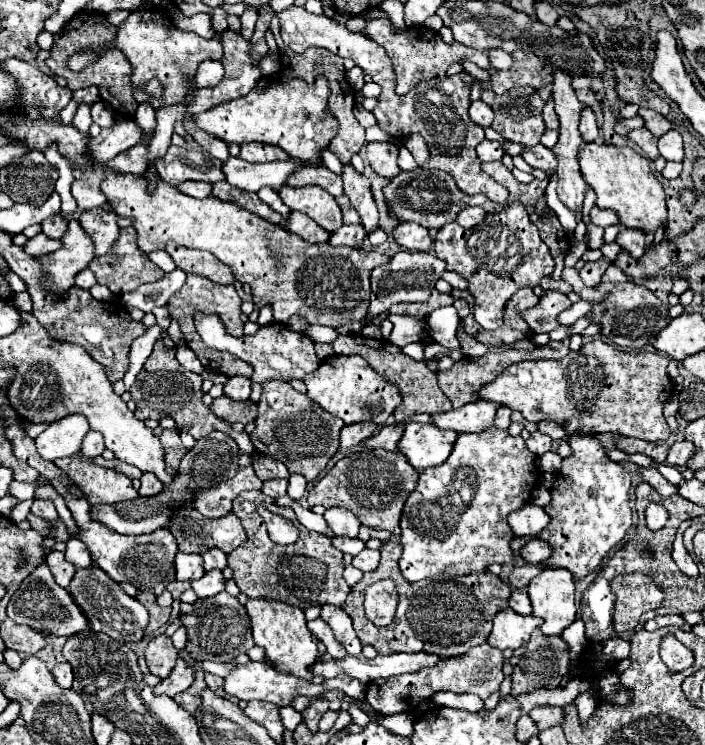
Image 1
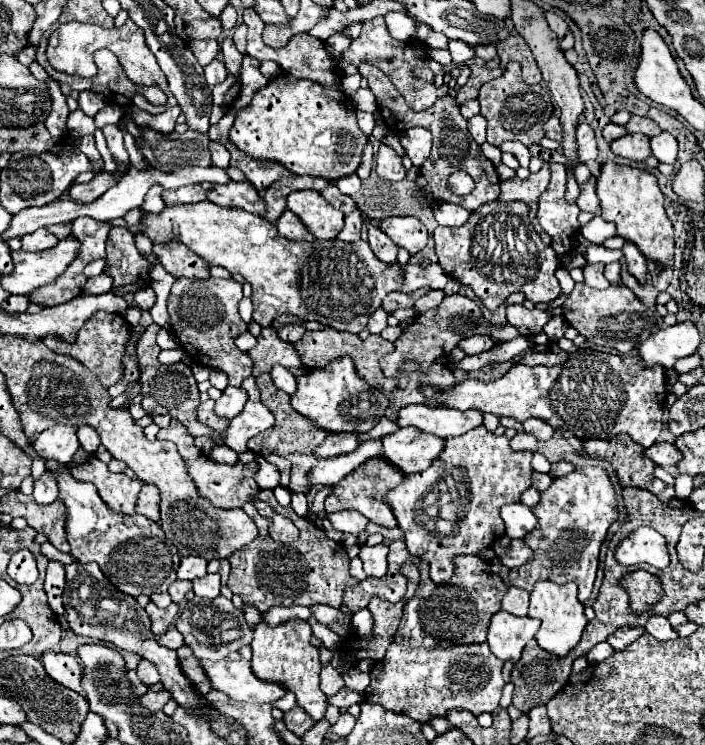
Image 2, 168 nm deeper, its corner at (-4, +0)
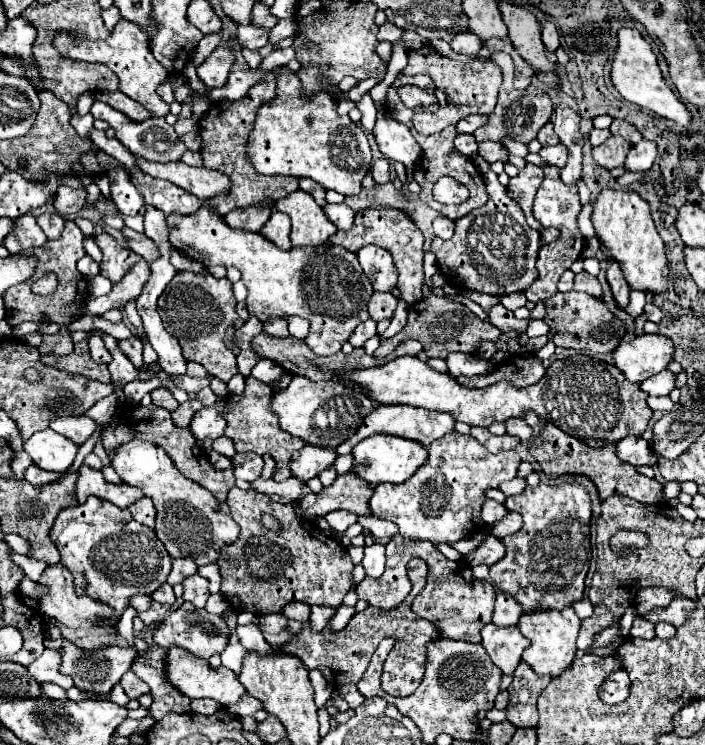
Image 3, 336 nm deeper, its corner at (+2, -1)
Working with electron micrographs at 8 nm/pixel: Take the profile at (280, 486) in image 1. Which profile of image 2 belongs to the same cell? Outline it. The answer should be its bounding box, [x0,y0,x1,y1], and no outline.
[256,457,280,491]

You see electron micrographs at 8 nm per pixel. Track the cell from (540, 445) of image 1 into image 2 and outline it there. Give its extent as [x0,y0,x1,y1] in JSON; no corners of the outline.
[510,433,538,451]

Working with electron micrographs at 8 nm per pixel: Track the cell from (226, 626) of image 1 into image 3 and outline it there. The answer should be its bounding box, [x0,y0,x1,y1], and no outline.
[154,602,230,658]

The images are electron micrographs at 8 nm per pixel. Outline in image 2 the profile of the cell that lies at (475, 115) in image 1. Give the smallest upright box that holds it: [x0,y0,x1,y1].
[468,113,486,145]

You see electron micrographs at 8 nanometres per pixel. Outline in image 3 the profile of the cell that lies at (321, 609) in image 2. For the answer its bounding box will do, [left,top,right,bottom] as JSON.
[282,602,310,622]

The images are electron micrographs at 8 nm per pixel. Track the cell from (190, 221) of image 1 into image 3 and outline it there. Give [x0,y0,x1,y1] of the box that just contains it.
[168,208,372,356]

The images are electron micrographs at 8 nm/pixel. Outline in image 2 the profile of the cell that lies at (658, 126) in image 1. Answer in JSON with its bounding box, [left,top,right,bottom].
[626,115,662,137]

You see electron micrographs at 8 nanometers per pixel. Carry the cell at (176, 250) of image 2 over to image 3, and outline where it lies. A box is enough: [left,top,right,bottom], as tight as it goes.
[122,226,158,262]

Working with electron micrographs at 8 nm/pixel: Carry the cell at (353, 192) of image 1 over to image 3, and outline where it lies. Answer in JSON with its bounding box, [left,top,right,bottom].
[358,246,398,292]

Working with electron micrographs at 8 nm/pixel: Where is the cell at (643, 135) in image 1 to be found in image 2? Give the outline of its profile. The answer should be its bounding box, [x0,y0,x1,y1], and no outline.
[612,133,652,161]

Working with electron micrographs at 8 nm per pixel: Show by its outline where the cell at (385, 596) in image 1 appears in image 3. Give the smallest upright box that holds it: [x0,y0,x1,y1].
[280,558,440,696]

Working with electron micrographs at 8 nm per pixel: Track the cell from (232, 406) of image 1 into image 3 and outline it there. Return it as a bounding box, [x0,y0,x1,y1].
[172,400,202,428]

